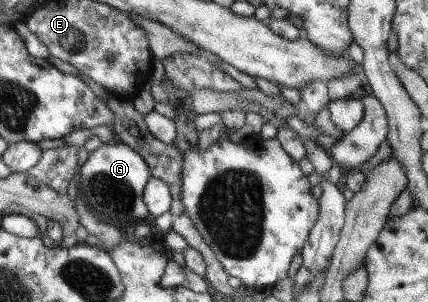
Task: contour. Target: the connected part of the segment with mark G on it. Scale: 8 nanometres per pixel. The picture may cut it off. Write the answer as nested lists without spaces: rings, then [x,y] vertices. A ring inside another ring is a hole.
[[[116,141],[111,144],[103,143],[103,145],[95,149],[88,158],[87,162],[79,169],[81,179],[78,182],[79,195],[86,199],[90,208],[94,209],[96,213],[105,215],[107,219],[111,219],[111,223],[117,223],[119,227],[127,227],[127,223],[131,223],[131,221],[147,219],[150,213],[144,202],[143,194],[151,175],[149,173],[149,167],[143,160],[143,157],[127,144]]]

